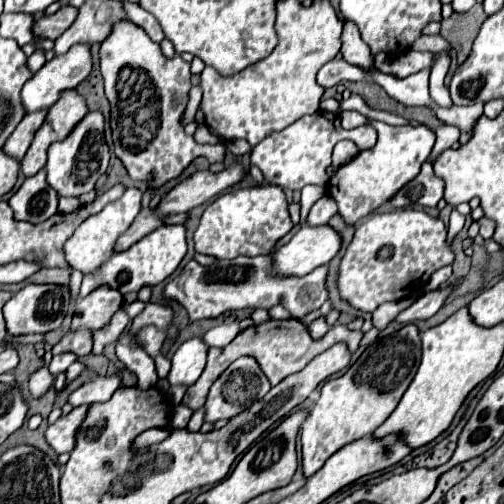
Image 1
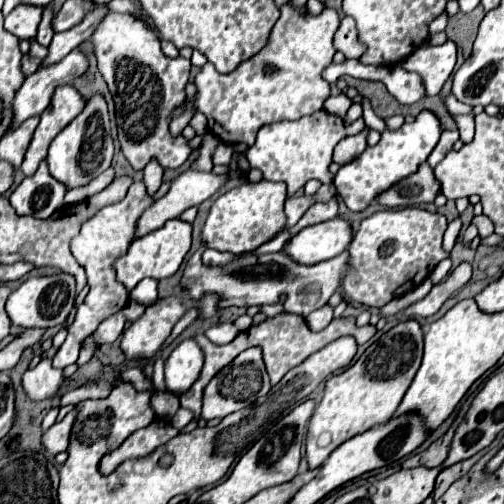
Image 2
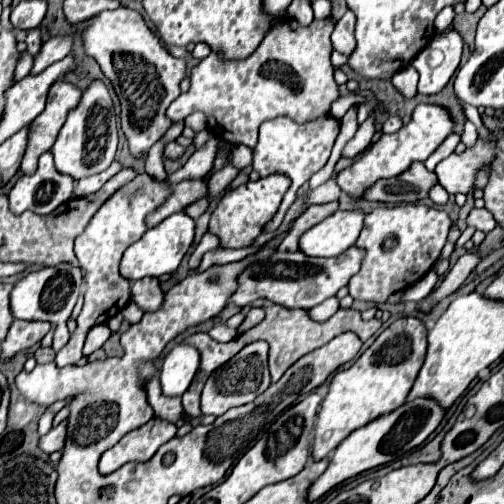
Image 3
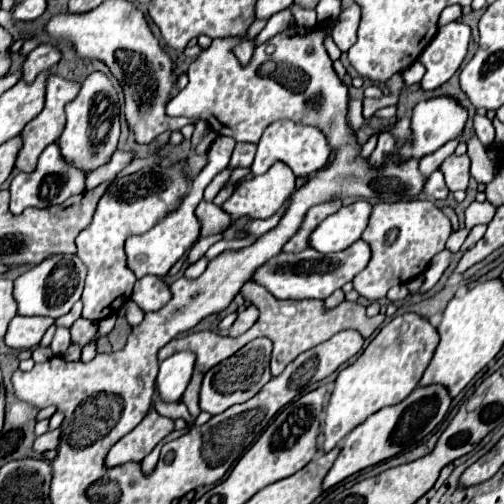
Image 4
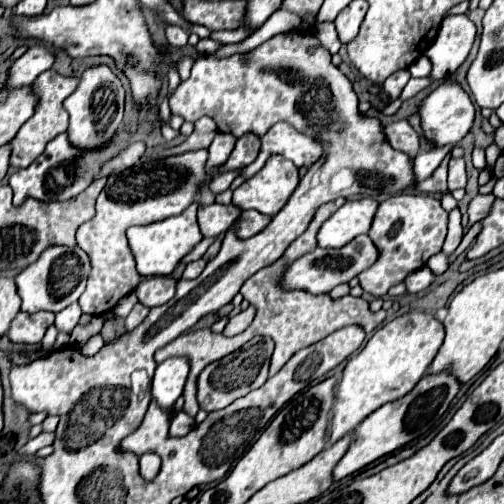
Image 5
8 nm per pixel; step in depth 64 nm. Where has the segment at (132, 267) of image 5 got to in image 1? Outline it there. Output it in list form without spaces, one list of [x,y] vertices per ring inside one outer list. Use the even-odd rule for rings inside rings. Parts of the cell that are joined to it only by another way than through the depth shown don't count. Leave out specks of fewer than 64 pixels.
[[[128,188],[120,200],[108,204],[104,210],[90,216],[88,220],[84,220],[78,226],[78,230],[74,232],[74,236],[64,244],[68,264],[72,264],[74,268],[78,268],[84,274],[94,274],[100,268],[100,264],[108,262],[116,254],[114,252],[116,240],[130,228],[130,224],[134,222],[134,218],[138,216],[140,210],[142,210],[142,190],[140,188]],[[100,286],[78,302],[70,328],[98,330],[112,318],[112,314],[118,308],[122,308],[122,304],[124,304],[124,298],[118,288]],[[62,352],[62,354],[58,354],[58,356],[52,358],[52,362],[50,362],[50,372],[52,372],[54,376],[58,376],[58,374],[64,372],[72,362],[76,362],[76,354],[74,354],[74,352]]]

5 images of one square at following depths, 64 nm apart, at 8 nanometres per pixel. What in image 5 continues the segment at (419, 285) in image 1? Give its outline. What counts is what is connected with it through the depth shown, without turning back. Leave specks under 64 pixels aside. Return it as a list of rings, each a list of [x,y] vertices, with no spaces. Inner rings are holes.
[[[400,192],[400,194],[386,198],[384,202],[380,202],[372,228],[368,232],[372,242],[380,248],[380,256],[372,268],[364,270],[358,276],[362,290],[370,292],[374,296],[384,296],[384,294],[376,294],[374,290],[382,290],[380,286],[384,286],[384,290],[388,292],[394,284],[402,282],[408,272],[422,268],[430,256],[440,252],[444,238],[446,238],[446,230],[448,230],[448,212],[442,208],[440,200],[432,194]],[[364,280],[366,282],[370,280],[366,284],[370,288],[366,288],[362,284]]]

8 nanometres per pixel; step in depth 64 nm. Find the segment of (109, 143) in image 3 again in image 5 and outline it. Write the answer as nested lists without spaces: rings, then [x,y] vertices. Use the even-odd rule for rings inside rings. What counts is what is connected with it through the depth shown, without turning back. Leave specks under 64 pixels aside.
[[[106,64],[88,66],[80,78],[78,88],[64,100],[64,108],[70,114],[68,136],[72,144],[76,144],[76,148],[96,148],[100,144],[106,144],[122,122],[124,102],[126,90],[120,76]]]

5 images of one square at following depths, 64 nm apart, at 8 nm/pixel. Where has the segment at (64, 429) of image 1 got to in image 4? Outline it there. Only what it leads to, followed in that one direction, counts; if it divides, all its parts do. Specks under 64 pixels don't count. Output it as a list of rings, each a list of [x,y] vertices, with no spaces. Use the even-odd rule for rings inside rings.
[[[54,430],[54,432],[46,432],[42,436],[38,436],[34,440],[34,452],[46,452],[46,450],[52,450],[52,448],[58,448],[58,438],[60,438],[60,430]]]

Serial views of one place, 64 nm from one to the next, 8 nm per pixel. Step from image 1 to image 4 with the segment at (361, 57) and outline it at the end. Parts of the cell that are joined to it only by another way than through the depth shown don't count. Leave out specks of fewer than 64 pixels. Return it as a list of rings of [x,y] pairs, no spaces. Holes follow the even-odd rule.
[[[352,4],[346,10],[342,10],[338,20],[332,24],[334,28],[332,38],[342,52],[346,52],[356,42],[356,30],[358,30],[360,18],[362,18],[362,8],[358,4]]]

